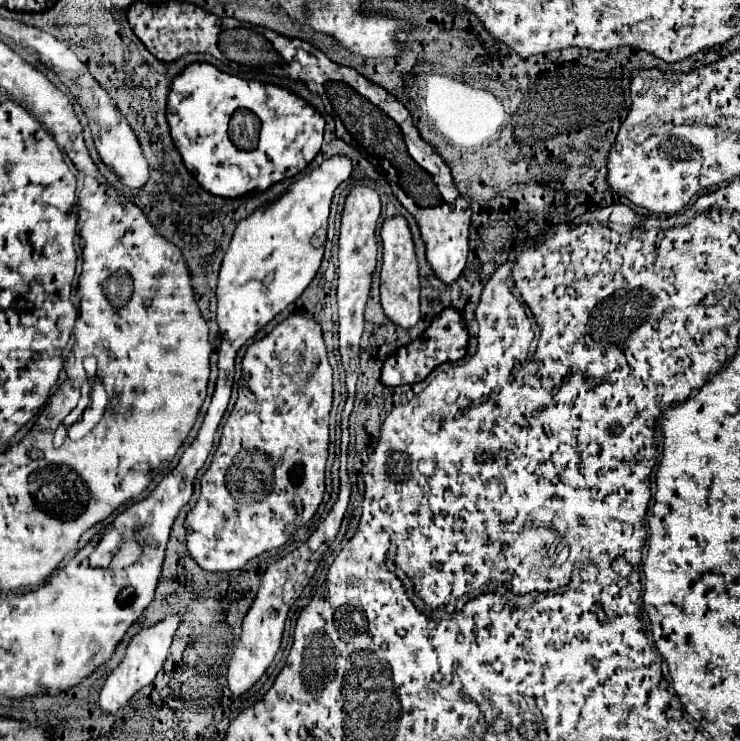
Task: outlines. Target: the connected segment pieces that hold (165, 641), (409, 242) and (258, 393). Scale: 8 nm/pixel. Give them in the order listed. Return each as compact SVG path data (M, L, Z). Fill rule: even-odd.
M169 614L169 616L165 616L163 620L159 620L157 624L139 630L139 632L131 638L131 642L129 642L129 646L127 646L127 650L125 650L125 658L123 658L121 664L107 676L105 686L101 688L99 706L101 706L101 710L103 710L105 714L111 714L111 712L123 708L123 706L127 704L127 700L129 700L137 690L141 690L143 686L147 686L149 682L153 682L153 678L157 676L157 672L161 670L161 666L163 666L163 662L165 662L165 658L167 658L167 652L169 652L169 646L171 646L171 638L173 638L173 634L175 634L179 622L181 622L181 614Z
M403 216L385 218L381 226L383 266L381 266L381 304L385 314L401 328L413 328L419 322L419 266L409 224Z
M291 314L263 340L253 342L243 356L239 396L231 410L219 448L201 478L201 494L187 514L187 550L209 572L239 570L251 558L283 546L293 532L311 520L325 492L325 462L329 444L329 410L333 402L333 370L327 362L321 326L305 316Z

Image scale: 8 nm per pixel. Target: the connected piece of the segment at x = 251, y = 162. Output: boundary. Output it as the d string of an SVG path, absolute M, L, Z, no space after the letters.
M193 62L185 72L173 78L167 102L167 122L187 170L207 192L225 198L245 196L255 190L263 192L271 184L301 172L319 152L325 128L323 116L291 90L261 84L257 80L243 80L205 62Z

